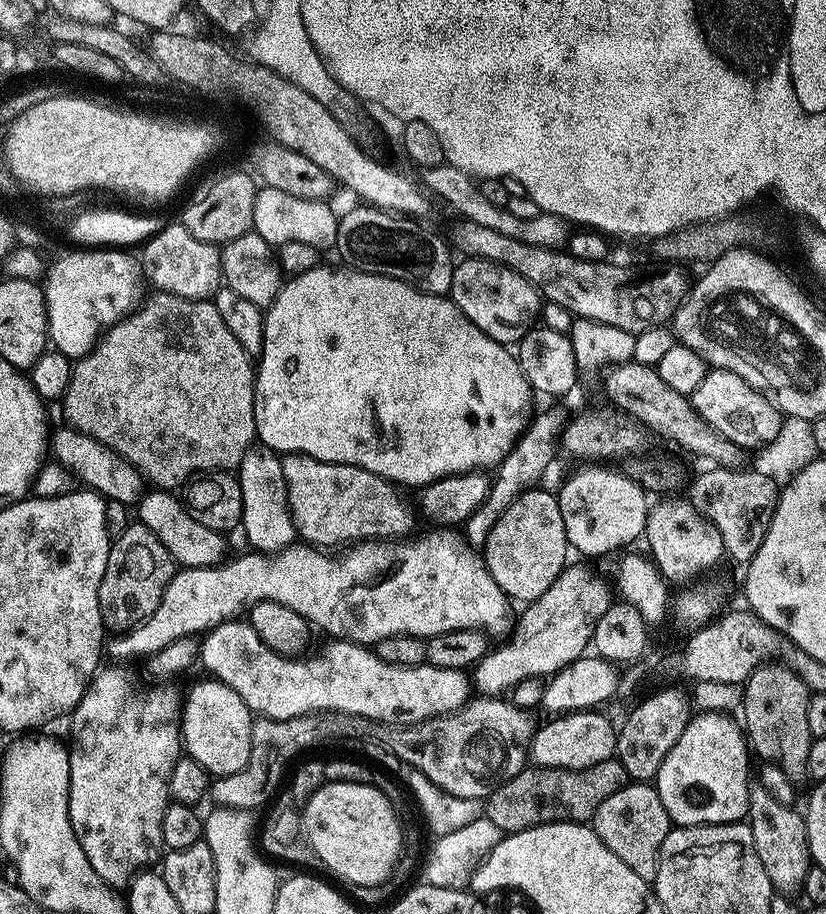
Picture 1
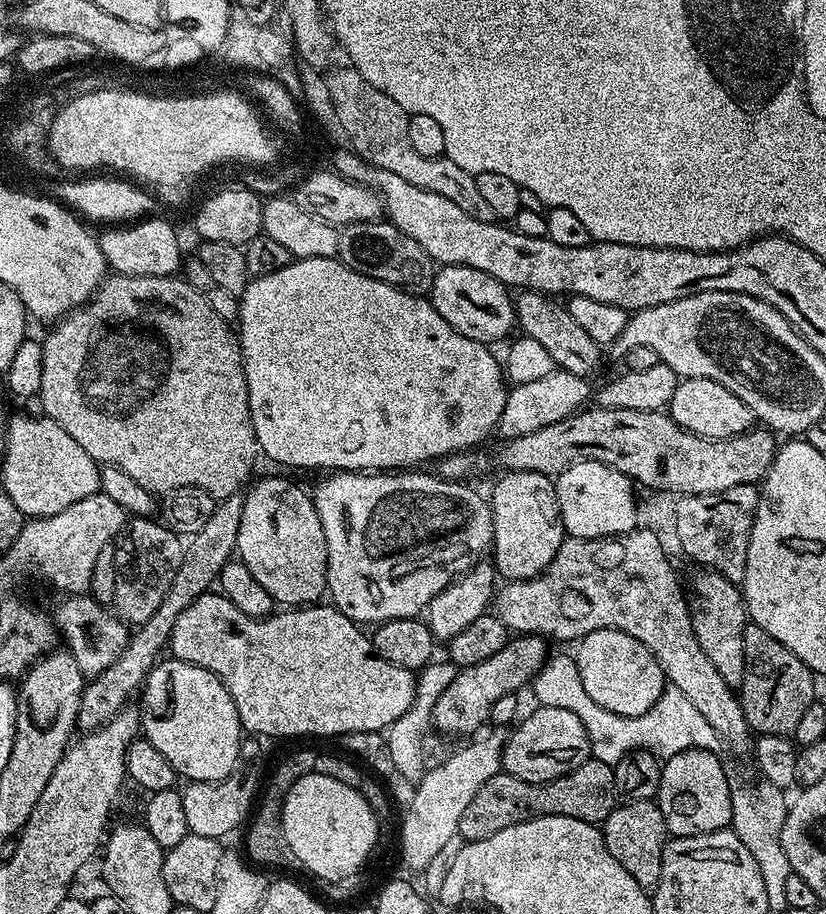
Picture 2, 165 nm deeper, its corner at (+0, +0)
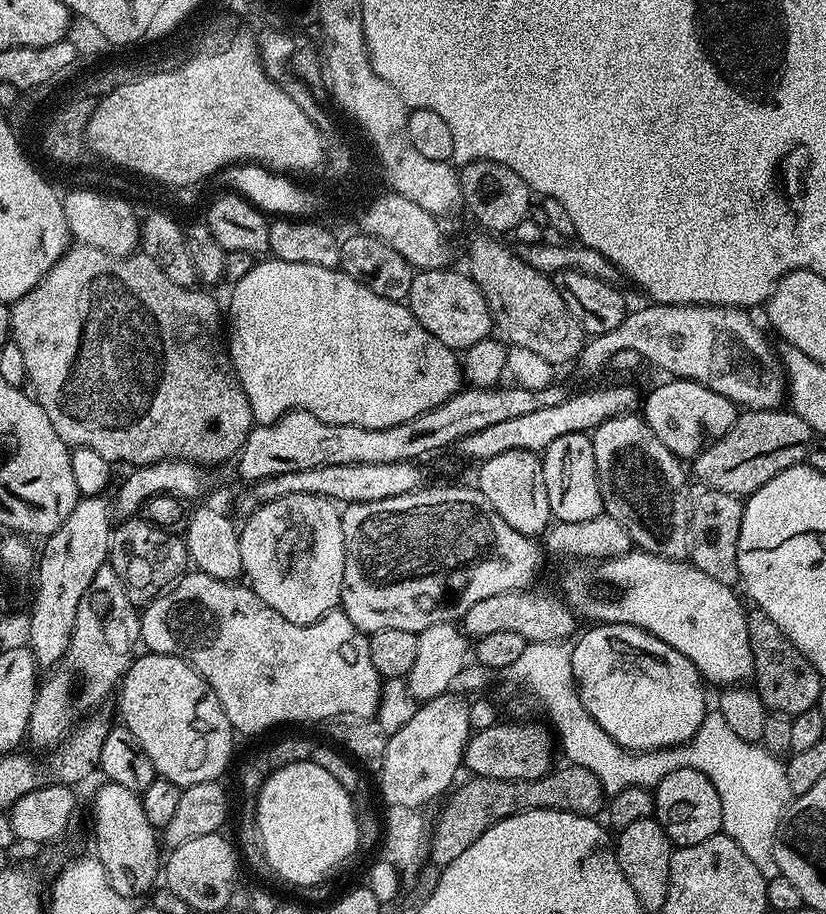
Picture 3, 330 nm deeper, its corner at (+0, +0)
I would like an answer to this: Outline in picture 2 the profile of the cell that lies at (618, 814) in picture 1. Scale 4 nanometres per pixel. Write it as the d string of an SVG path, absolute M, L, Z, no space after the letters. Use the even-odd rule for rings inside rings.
M651 800L621 803L604 820L602 831L610 854L618 858L618 863L625 868L626 874L630 874L630 878L634 878L634 882L638 882L638 886L645 890L655 889L662 870L662 850L670 839L659 803Z

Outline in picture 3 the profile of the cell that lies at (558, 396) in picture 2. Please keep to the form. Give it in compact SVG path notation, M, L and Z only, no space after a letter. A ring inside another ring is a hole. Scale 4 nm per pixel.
M655 302L647 305L649 308L640 308L629 311L623 322L614 330L609 330L607 334L598 334L591 338L585 339L584 348L578 357L578 365L580 364L580 372L584 376L596 376L600 371L608 368L610 358L614 358L614 354L618 354L622 350L638 350L638 354L642 354L642 358L649 365L657 364L658 367L668 372L667 375L677 379L685 379L698 381L702 385L706 385L708 389L714 390L715 393L722 394L723 397L730 398L733 404L748 409L749 411L760 411L762 409L780 408L785 403L787 397L787 373L784 370L783 363L779 355L772 350L767 338L763 332L752 322L751 316L745 309L732 307L710 307L708 305L676 305L676 304L658 304Z

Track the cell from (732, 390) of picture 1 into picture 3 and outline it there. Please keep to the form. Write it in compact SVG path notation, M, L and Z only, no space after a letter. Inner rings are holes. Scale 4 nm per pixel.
M668 378L648 397L643 397L642 415L645 422L658 434L662 446L681 458L695 458L708 447L712 441L722 438L734 426L738 415L737 405L730 398L715 393L698 381Z

